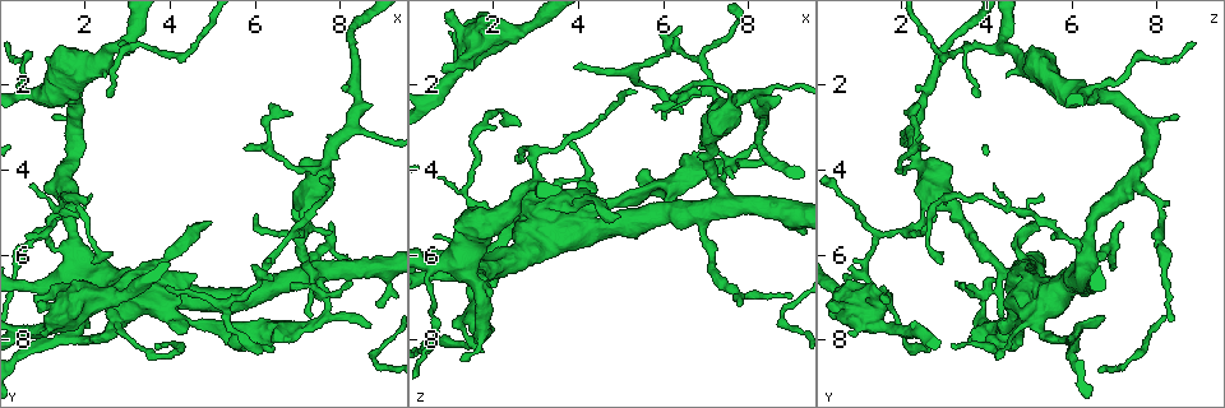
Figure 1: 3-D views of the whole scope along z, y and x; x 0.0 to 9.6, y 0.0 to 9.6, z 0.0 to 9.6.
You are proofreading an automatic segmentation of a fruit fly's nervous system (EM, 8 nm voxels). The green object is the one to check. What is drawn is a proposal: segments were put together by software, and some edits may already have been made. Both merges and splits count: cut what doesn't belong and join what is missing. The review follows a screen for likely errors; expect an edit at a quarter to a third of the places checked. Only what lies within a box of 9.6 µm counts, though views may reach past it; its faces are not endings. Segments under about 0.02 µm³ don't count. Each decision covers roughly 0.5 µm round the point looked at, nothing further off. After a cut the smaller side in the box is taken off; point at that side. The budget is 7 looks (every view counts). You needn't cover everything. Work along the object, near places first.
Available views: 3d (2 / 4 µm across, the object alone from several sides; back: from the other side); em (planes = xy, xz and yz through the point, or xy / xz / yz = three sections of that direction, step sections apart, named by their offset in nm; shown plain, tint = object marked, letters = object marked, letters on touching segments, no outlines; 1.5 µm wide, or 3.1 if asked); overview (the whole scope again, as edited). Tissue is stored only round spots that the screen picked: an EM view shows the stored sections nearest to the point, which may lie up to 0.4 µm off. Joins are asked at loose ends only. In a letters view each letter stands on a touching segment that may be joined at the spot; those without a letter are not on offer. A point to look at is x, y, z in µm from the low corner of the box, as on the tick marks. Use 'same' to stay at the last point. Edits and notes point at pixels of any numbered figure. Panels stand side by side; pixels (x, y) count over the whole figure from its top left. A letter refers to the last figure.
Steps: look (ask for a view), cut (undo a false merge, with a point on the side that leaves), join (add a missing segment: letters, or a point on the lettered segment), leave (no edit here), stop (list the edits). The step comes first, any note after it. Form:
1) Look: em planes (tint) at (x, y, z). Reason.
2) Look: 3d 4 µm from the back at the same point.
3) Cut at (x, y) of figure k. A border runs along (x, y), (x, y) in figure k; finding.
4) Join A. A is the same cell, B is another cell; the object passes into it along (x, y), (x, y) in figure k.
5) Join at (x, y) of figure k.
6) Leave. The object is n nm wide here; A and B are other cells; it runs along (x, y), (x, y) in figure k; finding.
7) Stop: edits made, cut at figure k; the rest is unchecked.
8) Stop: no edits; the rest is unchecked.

Look: 3d 2 µm at (0.70, 4.40, 4.20). Tapers out.

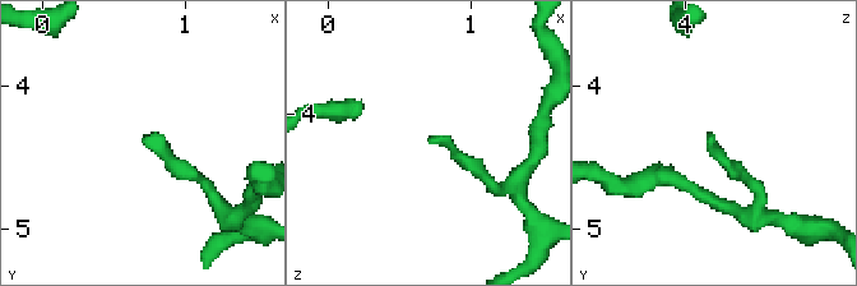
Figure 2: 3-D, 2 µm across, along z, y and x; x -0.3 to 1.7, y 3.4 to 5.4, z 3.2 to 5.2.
Look: em xy step 4 (plain) at (0.68, 4.40, 4.22). Need the tissue.

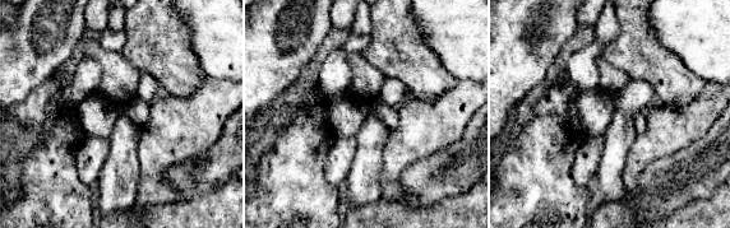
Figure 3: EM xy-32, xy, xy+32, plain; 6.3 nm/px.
Look: em xy step 4 (letters) at the same point.

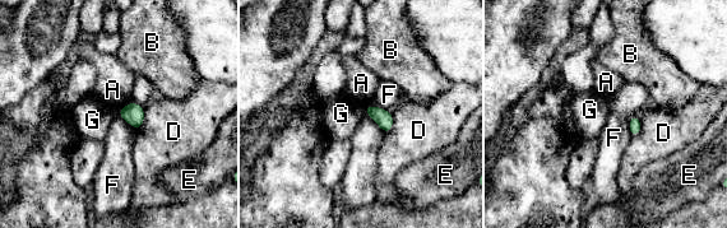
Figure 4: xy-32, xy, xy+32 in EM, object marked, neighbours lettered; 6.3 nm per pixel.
Leave. A, B, D, E, F and G are other cells; none of them fits.

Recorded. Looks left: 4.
Look: 3d 4 µm at (0.90, 6.95, 1.50). An open end.

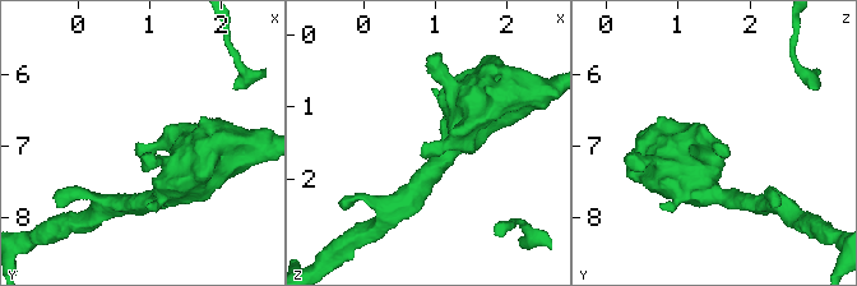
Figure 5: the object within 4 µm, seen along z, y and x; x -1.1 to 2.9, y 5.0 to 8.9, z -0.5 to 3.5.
Look: em planes (tint) at (0.85, 7.00, 1.55).

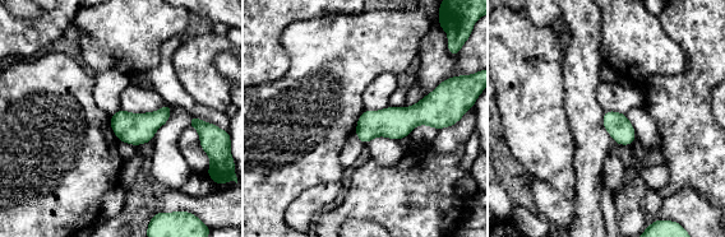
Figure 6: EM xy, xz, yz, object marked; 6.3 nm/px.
Look: em planes (letters) at the same point.

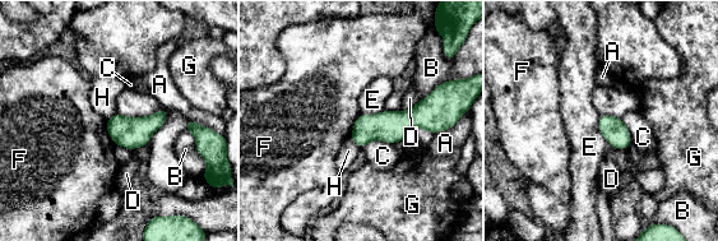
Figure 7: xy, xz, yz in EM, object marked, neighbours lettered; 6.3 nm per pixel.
Leave. A, B, C, D, E, F, G and H are other cells; a border runs along (106, 120), (106, 131), (115, 144) in figure 7; none of them fits.

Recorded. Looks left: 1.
Stop: no edits; the rest is unchecked.

